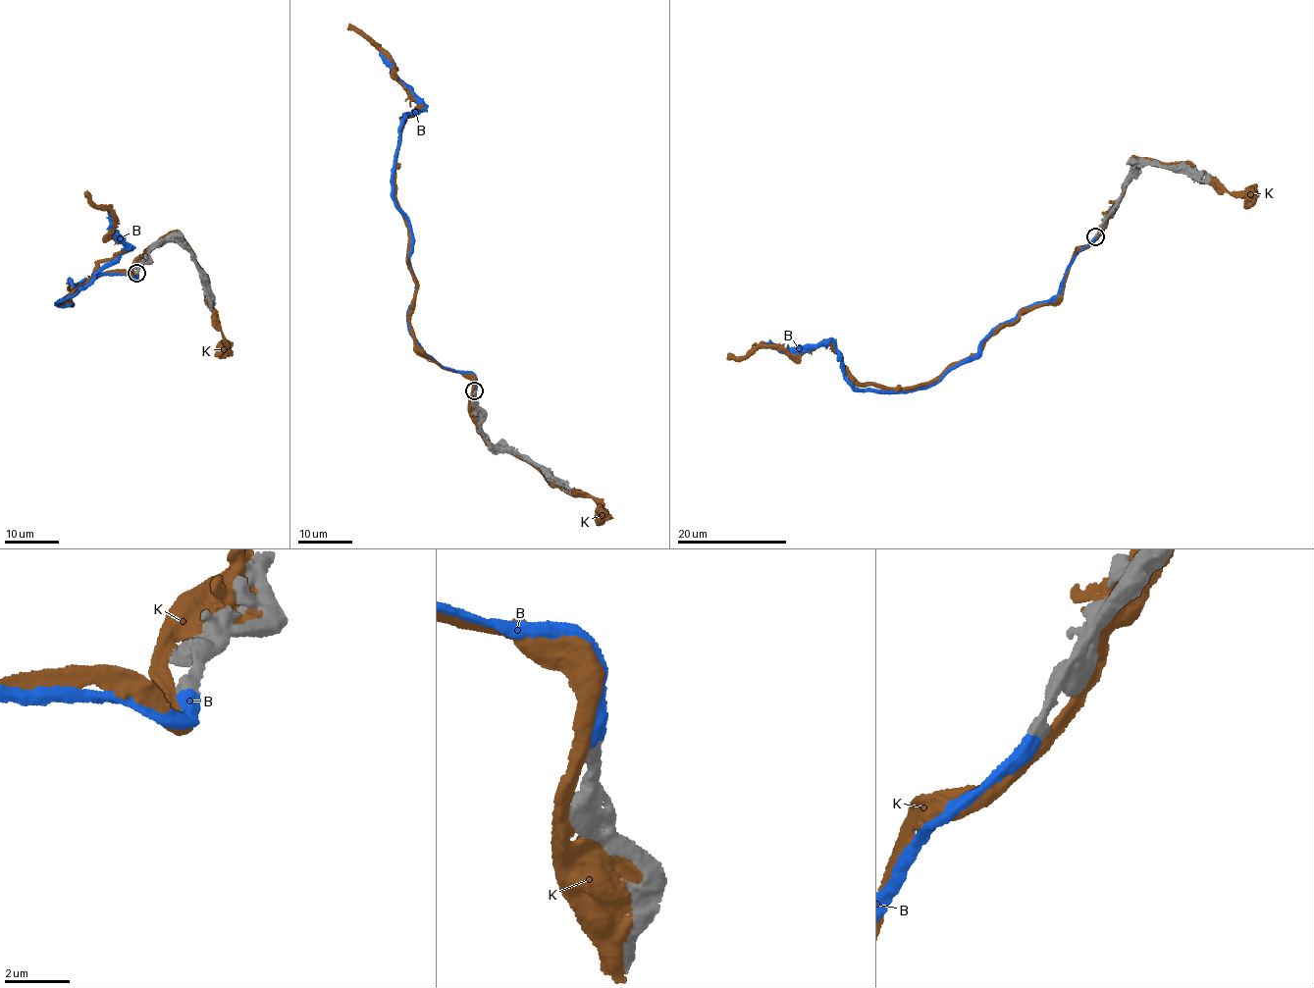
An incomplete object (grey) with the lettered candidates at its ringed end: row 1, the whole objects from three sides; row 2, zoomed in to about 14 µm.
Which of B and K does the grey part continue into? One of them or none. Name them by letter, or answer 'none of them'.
B

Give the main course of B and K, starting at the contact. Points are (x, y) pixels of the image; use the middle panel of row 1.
B: (475, 390), (470, 373), (423, 354), (407, 316), (412, 236), (394, 186), (401, 118), (424, 105), (379, 52)
K: (473, 393), (420, 351), (410, 320), (416, 289), (394, 178), (400, 119), (418, 102), (390, 57), (348, 26)

